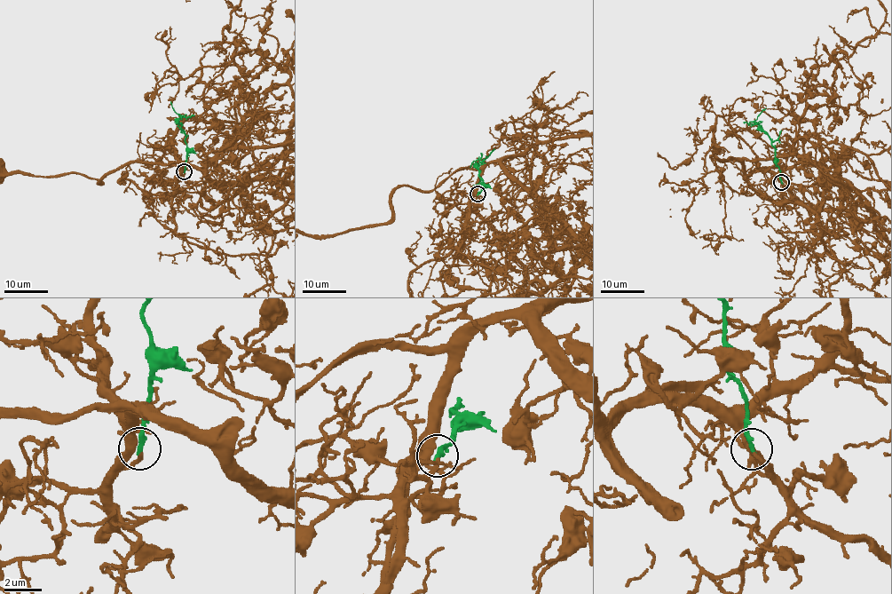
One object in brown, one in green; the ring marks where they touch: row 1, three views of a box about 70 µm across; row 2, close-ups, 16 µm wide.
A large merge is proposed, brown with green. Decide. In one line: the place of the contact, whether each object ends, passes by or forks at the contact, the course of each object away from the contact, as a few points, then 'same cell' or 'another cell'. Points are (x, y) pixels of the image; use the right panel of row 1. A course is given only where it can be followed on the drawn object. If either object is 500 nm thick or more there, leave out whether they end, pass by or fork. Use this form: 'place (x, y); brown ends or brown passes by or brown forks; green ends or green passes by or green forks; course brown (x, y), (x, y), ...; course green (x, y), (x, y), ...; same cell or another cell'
place (781, 182); brown ends; green ends; course brown (781, 182), (760, 168), (784, 165), (778, 175), (809, 186), (839, 165); course green (781, 182), (773, 146), (755, 121), (765, 107); same cell

